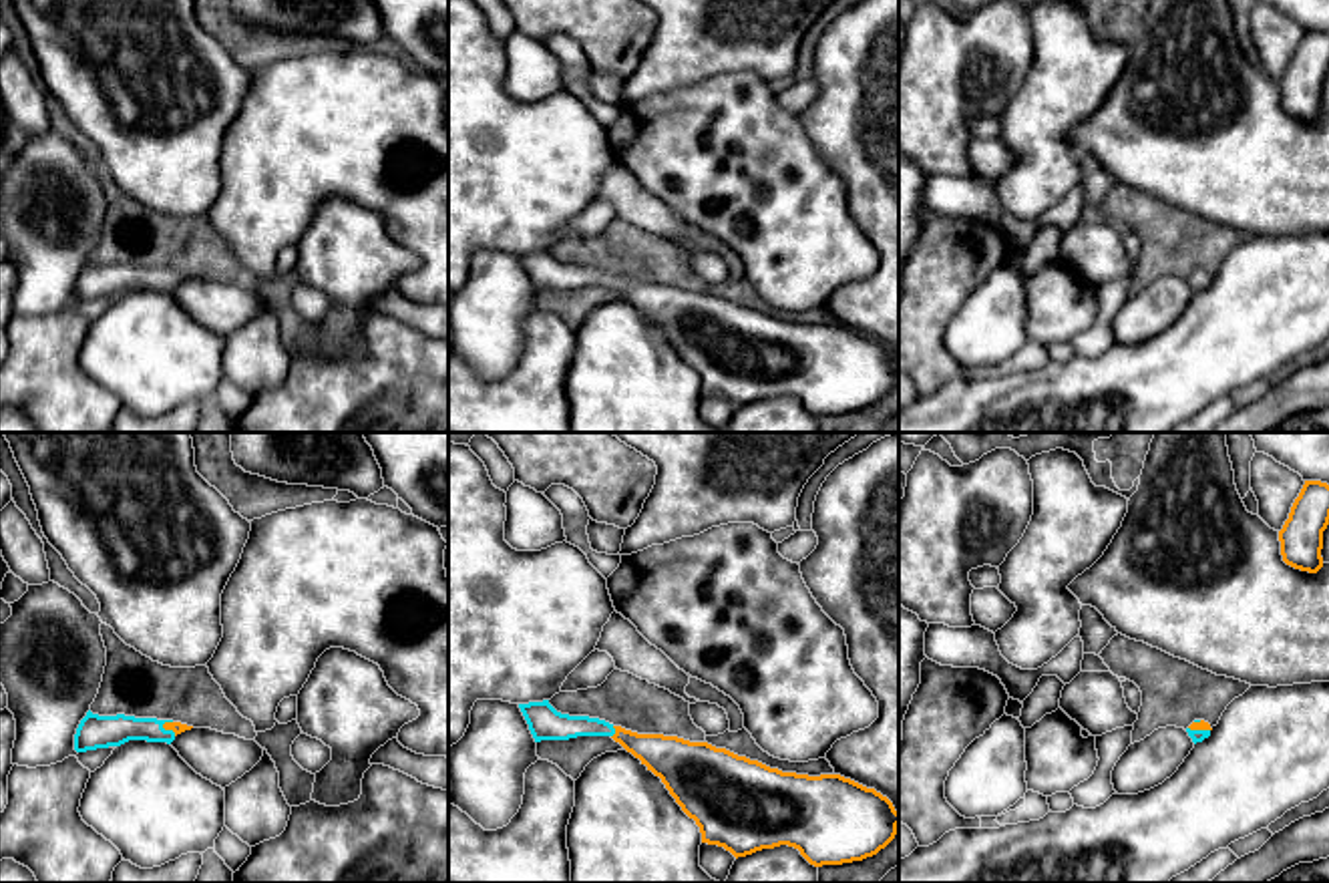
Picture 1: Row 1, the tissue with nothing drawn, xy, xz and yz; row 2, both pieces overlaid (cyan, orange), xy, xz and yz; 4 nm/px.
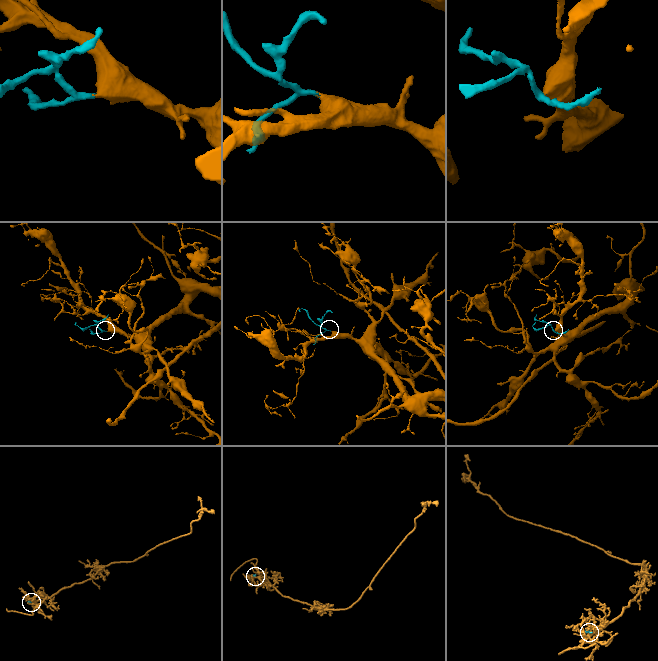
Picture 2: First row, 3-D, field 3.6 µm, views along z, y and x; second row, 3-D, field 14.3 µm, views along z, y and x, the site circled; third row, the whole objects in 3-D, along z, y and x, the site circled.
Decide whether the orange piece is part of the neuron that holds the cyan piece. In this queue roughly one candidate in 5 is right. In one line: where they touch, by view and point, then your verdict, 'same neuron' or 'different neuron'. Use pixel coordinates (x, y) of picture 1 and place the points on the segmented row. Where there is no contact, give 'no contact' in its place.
contact xz (614, 733); same neuron

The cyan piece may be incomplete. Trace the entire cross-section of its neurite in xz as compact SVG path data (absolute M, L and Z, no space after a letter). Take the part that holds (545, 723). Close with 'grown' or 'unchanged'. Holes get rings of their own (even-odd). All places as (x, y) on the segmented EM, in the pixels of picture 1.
M549 700L519 704L535 742L577 736L611 736L661 778L682 811L696 821L702 843L718 845L736 859L788 845L814 867L863 861L885 849L897 835L893 803L840 774L796 774L770 768L708 742L678 736L637 734L599 718L557 712Z | grown

